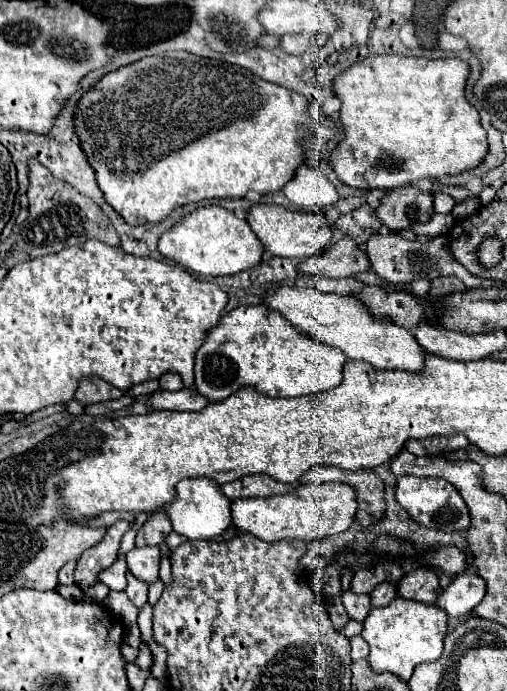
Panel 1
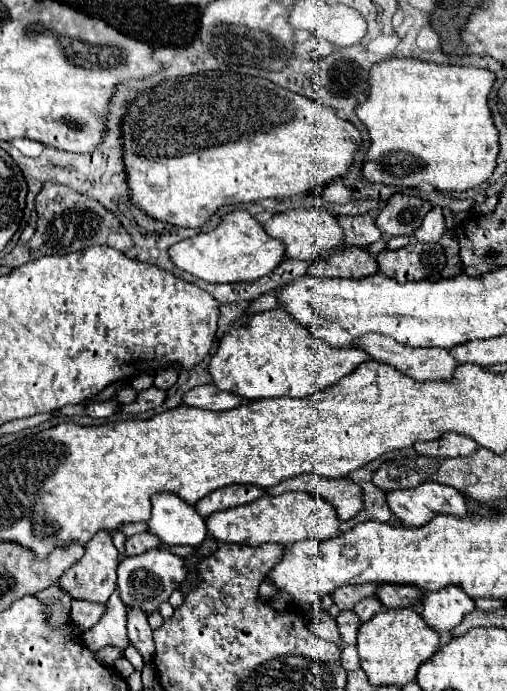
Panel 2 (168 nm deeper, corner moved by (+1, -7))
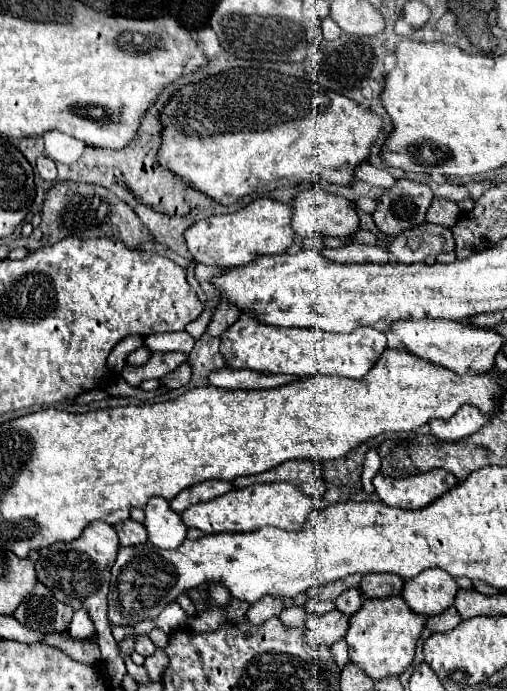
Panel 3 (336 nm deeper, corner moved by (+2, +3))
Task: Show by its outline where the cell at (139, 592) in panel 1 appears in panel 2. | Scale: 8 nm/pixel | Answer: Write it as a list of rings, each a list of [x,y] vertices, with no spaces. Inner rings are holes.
[[[127,608],[127,634],[131,644],[141,652],[145,662],[153,660],[155,646],[153,646],[153,630],[147,622],[147,614],[139,612],[139,608]]]

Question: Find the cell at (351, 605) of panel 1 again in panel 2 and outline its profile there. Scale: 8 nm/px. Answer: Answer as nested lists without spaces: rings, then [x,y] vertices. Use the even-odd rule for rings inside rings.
[[[341,612],[337,616],[337,624],[339,624],[339,632],[343,636],[343,642],[355,646],[357,632],[359,632],[359,626],[361,626],[359,616],[355,616],[355,612]]]

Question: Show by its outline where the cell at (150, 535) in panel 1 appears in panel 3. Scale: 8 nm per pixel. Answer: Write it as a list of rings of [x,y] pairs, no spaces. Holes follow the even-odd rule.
[[[126,520],[126,522],[118,522],[114,524],[116,534],[120,538],[120,546],[132,546],[132,544],[142,544],[148,540],[144,524],[134,522],[134,520]]]

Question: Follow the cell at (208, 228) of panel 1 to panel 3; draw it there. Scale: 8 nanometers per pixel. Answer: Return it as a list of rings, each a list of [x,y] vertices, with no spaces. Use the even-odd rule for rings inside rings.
[[[258,198],[238,212],[226,216],[210,216],[196,222],[190,226],[190,230],[186,230],[184,238],[196,262],[212,264],[218,268],[242,266],[254,260],[256,254],[284,254],[290,250],[296,238],[290,220],[292,206],[272,198]]]

